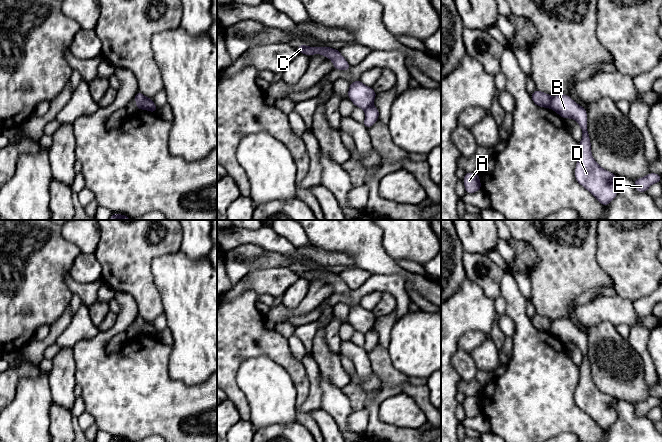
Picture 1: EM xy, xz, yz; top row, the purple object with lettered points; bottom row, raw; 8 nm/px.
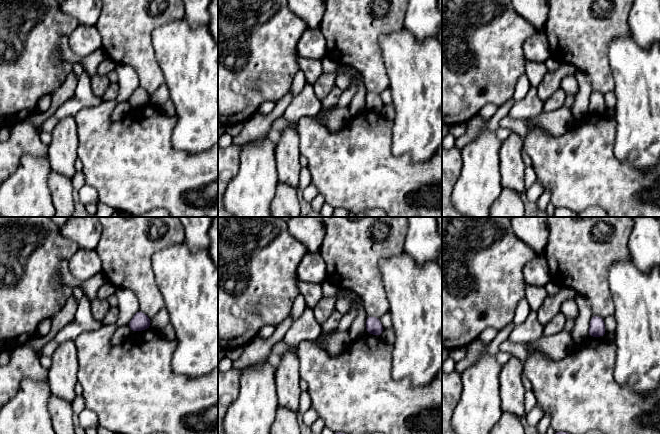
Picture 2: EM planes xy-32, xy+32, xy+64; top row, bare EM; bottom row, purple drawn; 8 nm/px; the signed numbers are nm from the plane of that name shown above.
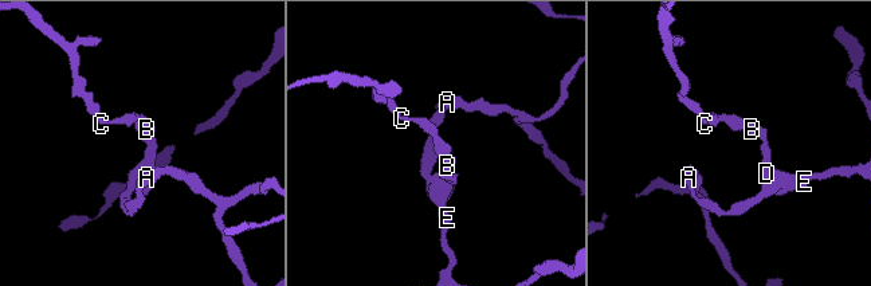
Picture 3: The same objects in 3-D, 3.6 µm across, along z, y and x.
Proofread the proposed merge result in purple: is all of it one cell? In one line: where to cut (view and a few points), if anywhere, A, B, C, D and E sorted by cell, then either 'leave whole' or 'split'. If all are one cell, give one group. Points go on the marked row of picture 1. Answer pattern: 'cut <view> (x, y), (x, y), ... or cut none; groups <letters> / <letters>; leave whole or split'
cut xy (146, 97), (142, 108); groups A B D E / C; split

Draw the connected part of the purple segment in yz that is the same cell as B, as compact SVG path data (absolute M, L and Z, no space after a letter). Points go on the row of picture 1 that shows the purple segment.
M566 94L554 96L551 109L563 119L574 119L582 129L583 135L579 143L580 153L575 167L575 179L602 206L606 207L617 196L617 186L613 182L617 175L603 169L592 156L591 142L587 130L587 110Z

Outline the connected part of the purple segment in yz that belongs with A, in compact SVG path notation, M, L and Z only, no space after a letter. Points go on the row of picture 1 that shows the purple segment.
M466 172L463 182L465 190L468 194L473 194L482 189L478 173Z

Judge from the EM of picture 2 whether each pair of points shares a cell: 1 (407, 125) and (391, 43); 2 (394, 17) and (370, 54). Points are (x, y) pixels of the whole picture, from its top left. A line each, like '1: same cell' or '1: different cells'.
1: same cell
2: same cell

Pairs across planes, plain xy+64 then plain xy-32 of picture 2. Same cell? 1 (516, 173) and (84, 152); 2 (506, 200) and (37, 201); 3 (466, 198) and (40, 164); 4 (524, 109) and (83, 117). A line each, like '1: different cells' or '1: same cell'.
1: different cells
2: different cells
3: same cell
4: different cells

